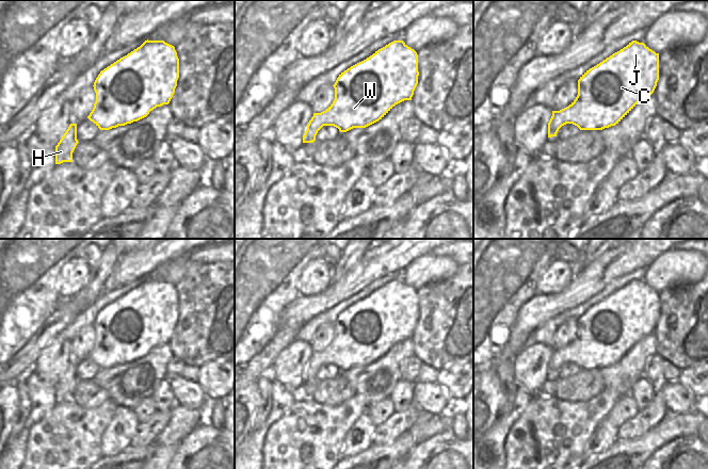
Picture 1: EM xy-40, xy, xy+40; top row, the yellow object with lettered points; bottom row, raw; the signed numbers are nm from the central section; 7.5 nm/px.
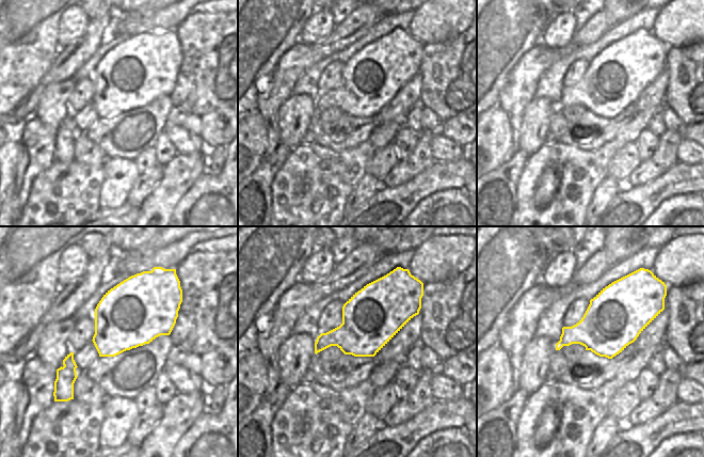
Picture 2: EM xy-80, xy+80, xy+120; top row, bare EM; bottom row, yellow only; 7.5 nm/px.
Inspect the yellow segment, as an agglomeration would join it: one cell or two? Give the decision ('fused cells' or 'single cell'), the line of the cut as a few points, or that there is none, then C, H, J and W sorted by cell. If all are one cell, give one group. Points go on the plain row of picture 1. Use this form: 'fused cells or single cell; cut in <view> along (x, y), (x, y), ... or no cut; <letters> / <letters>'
single cell; no cut; C H J W

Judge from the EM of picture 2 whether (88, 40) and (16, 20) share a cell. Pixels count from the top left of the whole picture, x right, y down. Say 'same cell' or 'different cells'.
different cells

